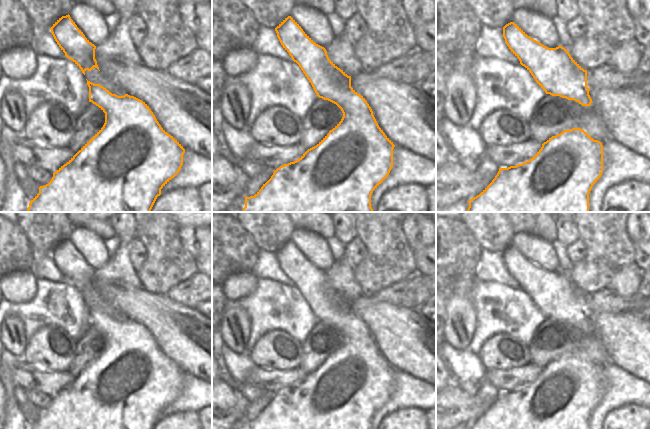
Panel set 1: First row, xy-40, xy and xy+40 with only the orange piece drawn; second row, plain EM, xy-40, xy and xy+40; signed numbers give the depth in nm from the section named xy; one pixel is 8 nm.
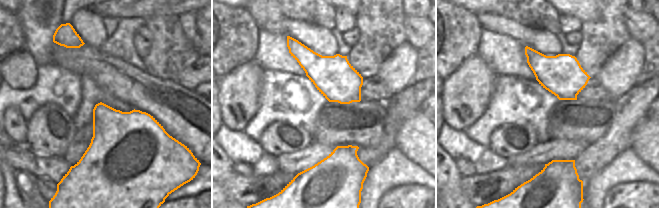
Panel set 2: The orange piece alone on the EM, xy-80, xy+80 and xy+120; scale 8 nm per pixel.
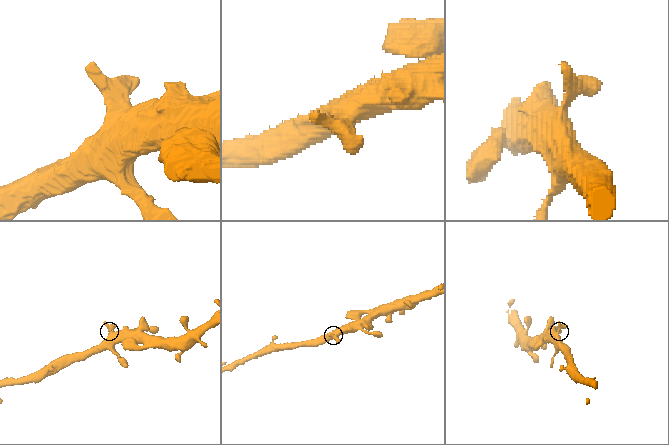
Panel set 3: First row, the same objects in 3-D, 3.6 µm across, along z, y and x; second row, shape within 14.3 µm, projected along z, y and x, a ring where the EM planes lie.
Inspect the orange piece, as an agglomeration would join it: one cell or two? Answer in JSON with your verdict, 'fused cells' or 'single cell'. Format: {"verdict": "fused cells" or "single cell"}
{"verdict": "single cell"}

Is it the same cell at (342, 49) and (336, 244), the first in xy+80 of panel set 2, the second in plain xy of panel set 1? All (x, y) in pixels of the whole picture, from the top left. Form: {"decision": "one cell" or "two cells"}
{"decision": "one cell"}

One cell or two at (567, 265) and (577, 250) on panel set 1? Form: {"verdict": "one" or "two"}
{"verdict": "one"}

